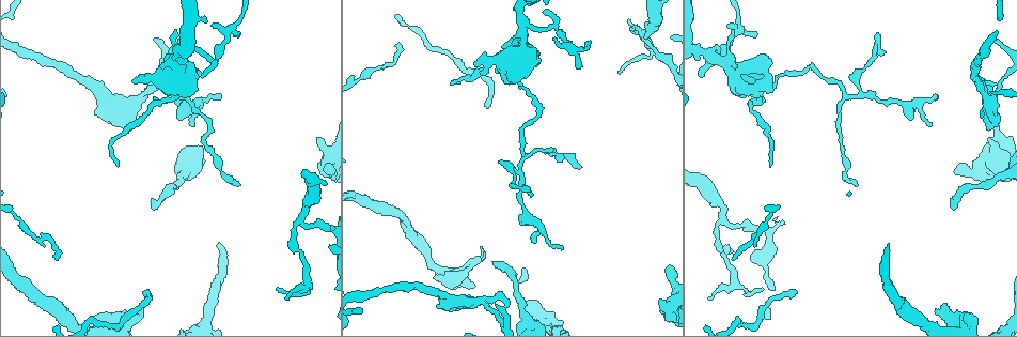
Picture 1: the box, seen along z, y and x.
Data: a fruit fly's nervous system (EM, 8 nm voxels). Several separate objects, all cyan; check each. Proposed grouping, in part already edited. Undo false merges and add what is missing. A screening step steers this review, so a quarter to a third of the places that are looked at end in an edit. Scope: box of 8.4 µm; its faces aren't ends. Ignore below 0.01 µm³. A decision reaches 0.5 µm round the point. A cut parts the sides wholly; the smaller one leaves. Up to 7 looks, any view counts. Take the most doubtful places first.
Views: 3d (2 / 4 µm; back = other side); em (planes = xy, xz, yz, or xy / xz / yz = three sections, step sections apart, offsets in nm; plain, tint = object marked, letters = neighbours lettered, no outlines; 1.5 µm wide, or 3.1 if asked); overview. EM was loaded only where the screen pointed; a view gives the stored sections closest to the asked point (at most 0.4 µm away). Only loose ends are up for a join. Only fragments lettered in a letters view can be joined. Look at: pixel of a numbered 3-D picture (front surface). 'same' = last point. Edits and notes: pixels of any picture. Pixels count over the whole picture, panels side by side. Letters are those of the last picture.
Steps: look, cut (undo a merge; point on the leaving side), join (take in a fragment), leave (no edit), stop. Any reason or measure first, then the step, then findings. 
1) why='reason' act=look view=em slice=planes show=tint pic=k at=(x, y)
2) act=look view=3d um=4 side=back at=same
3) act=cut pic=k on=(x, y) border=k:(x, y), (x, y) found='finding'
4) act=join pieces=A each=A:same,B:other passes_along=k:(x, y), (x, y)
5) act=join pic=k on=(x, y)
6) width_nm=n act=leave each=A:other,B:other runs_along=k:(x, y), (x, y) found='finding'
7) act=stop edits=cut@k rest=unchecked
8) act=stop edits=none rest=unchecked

why='free end' act=look view=3d um=2 side=back pic=1 at=(950, 205)

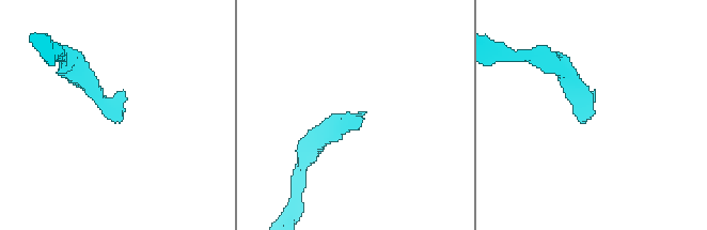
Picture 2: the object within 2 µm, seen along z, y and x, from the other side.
act=look view=em slice=planes show=letters pic=2 at=(122, 113)

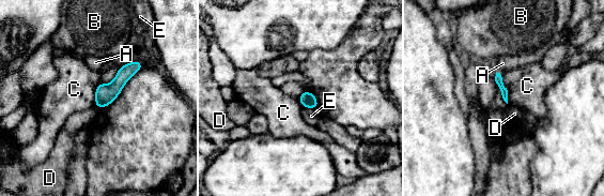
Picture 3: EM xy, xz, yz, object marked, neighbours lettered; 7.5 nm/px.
act=leave each=A:other,B:other,C:other,D:other,E:other runs_along=3:(139, 65), (134, 66), (97, 103) found='none of them fits'

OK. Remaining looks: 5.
why='an open end' act=look view=em slice=planes show=letters pic=1 at=(135, 80)

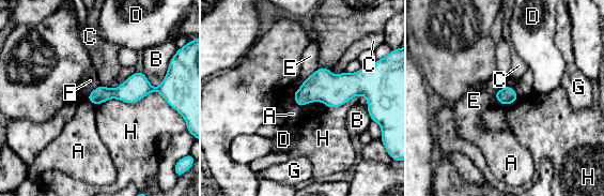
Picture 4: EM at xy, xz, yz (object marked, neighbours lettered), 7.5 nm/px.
act=leave each=A:other,B:other,C:other,D:other,E:other,F:other,G:other,H:other border=4:(101, 84), (86, 98) found='none of them fits'

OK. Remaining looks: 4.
why='thin end' act=look view=em slice=planes show=letters pic=1 at=(238, 185)

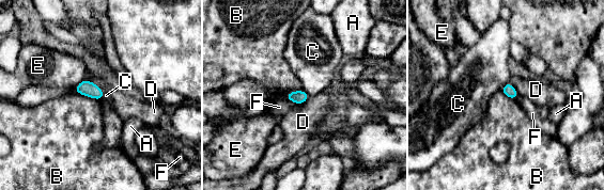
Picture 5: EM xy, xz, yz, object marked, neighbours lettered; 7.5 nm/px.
width_nm=90 act=leave each=A:other,B:other,C:other,D:other,E:other,F:other border=5:(74, 90), (99, 100) found='none of them fits'

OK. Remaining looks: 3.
act=stop edits=none rest=unchecked

